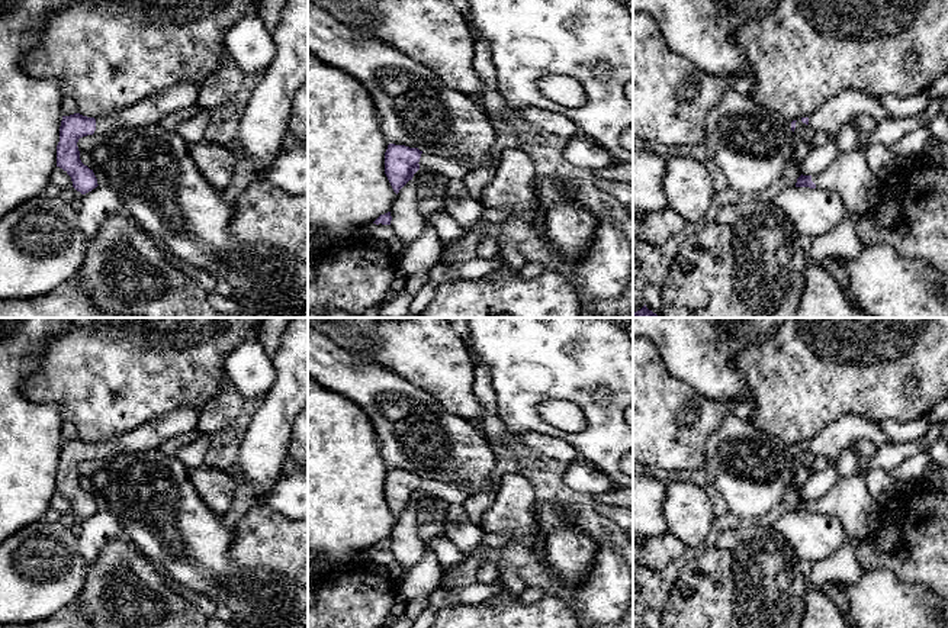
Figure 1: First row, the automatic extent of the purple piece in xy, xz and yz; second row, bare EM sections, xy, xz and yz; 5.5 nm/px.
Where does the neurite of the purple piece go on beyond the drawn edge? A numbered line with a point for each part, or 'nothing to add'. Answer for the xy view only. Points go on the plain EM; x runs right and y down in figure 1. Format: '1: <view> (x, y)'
1: xy (150, 435)

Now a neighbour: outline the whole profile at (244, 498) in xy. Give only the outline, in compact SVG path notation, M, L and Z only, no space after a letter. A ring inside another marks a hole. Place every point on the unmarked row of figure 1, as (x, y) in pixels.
M240 483L232 500L231 509L224 516L224 525L229 529L235 529L240 518L256 505L256 489L250 484Z

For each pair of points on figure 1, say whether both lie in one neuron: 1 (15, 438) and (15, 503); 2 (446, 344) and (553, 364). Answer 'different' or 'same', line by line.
1: same
2: different

